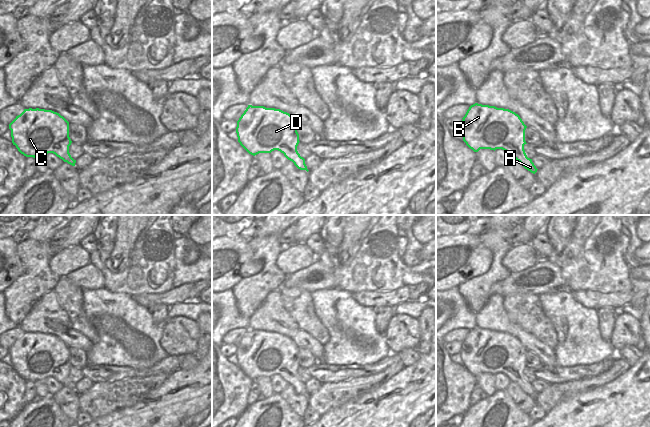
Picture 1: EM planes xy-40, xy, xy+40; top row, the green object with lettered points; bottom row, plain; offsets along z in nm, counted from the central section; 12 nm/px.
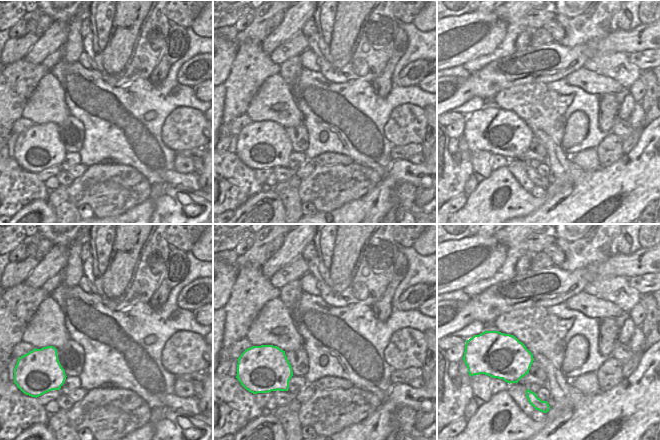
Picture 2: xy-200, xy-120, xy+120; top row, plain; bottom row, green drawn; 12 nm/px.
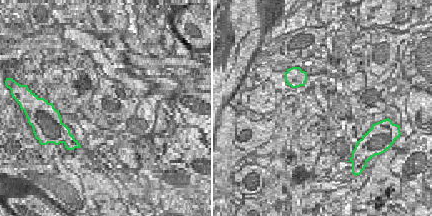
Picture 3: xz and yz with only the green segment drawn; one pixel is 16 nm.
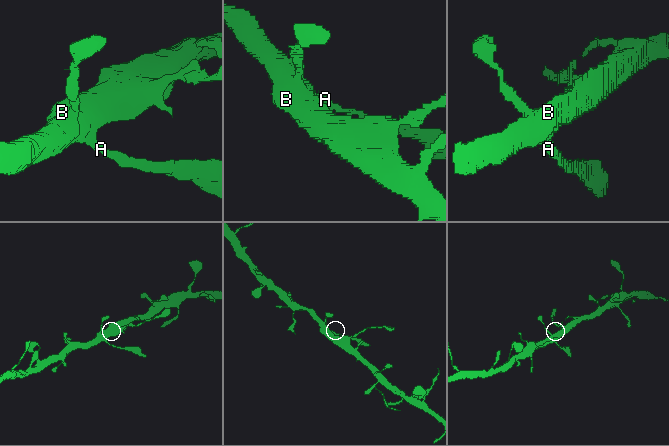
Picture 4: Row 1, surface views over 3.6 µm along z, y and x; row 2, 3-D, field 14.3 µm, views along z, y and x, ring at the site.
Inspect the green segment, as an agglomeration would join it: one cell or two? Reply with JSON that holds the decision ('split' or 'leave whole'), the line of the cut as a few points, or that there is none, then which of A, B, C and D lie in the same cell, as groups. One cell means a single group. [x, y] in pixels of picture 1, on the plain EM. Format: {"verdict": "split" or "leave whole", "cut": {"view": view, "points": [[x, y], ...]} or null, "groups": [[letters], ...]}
{"verdict": "leave whole", "cut": null, "groups": [["A", "B", "C", "D"]]}

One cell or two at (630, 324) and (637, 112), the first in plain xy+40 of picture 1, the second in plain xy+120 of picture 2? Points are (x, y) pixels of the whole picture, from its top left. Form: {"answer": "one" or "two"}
{"answer": "two"}

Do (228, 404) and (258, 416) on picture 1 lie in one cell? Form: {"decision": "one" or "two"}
{"decision": "two"}

